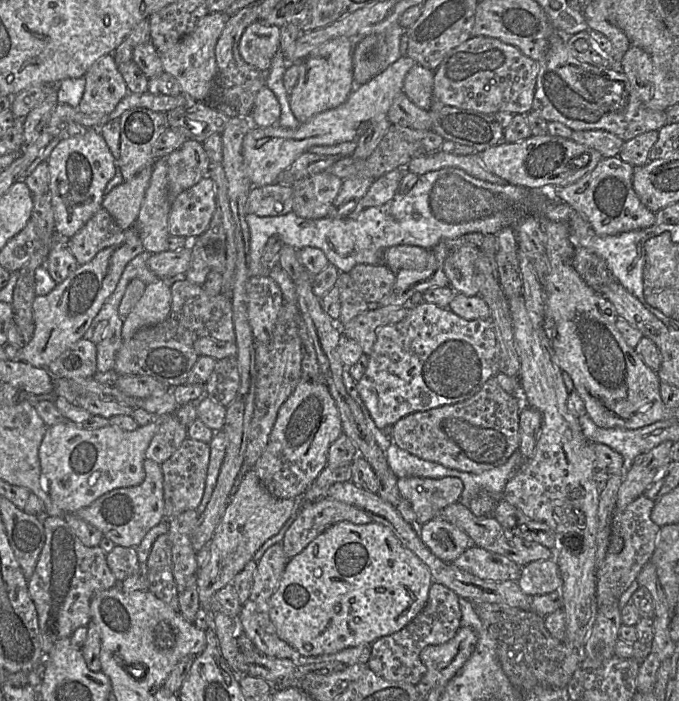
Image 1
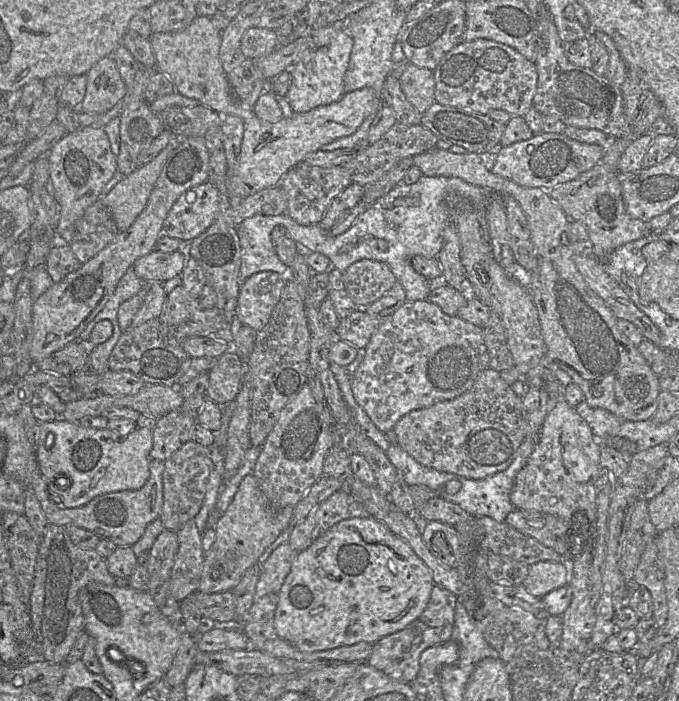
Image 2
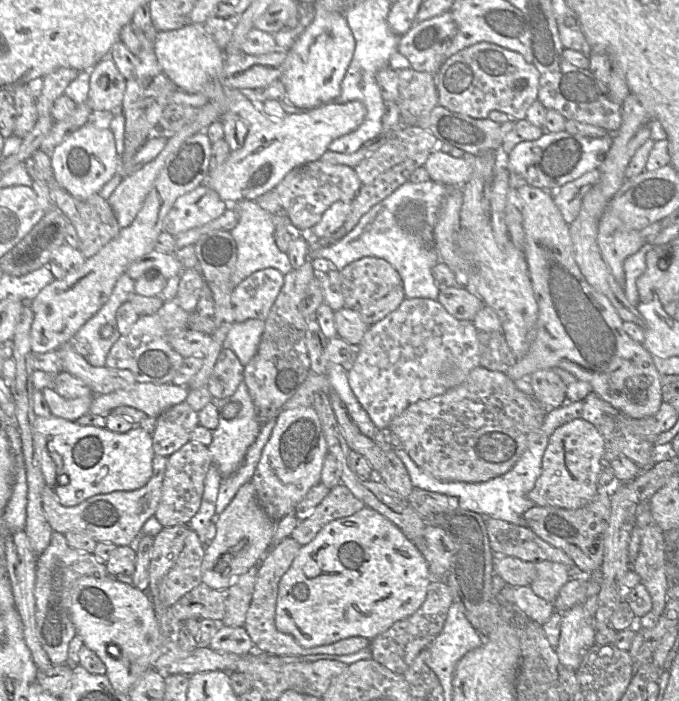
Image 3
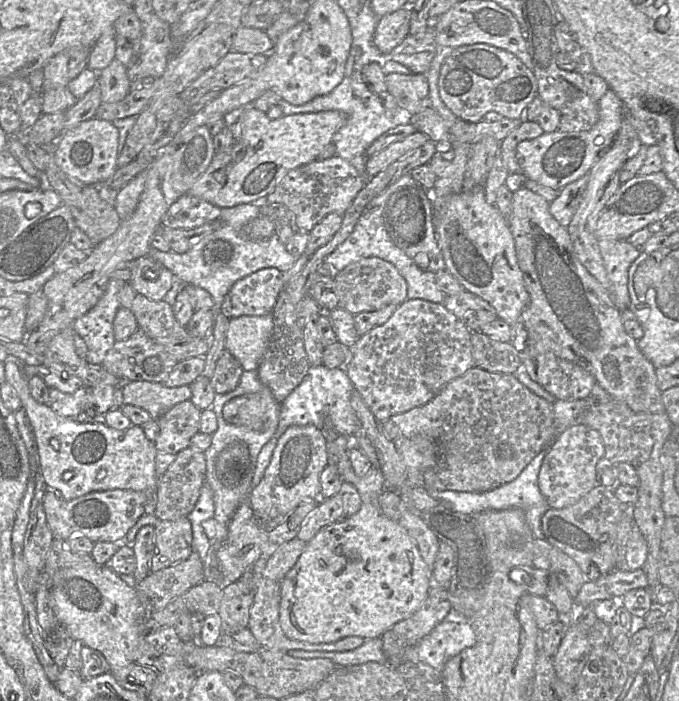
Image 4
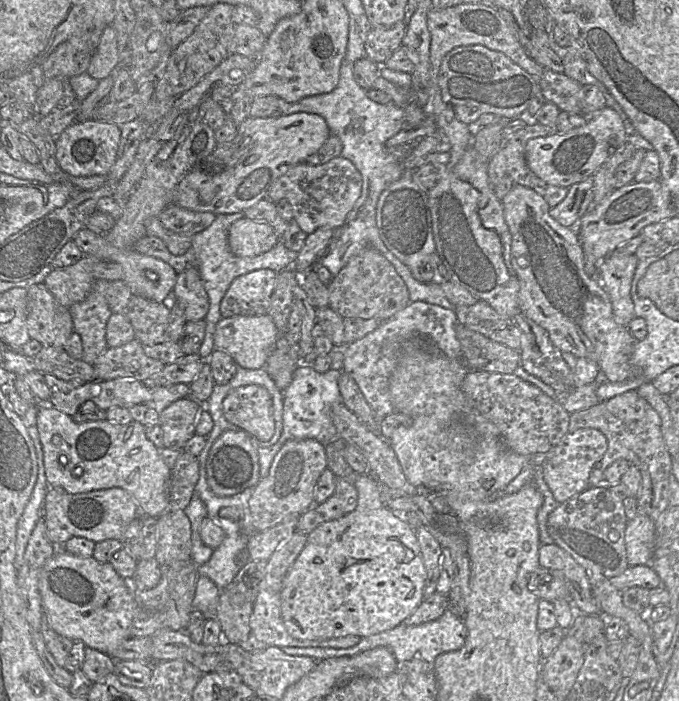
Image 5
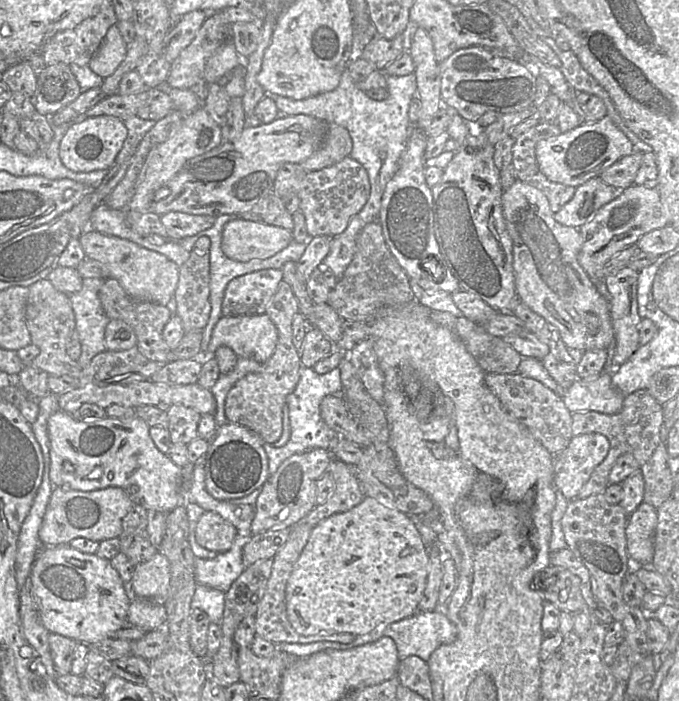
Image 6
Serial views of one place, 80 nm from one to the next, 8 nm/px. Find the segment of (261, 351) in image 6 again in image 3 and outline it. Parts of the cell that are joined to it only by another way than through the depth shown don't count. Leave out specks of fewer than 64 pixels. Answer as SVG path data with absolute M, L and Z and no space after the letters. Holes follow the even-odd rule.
M248 319L234 322L225 338L225 347L231 349L243 366L246 366L257 352L265 321Z

